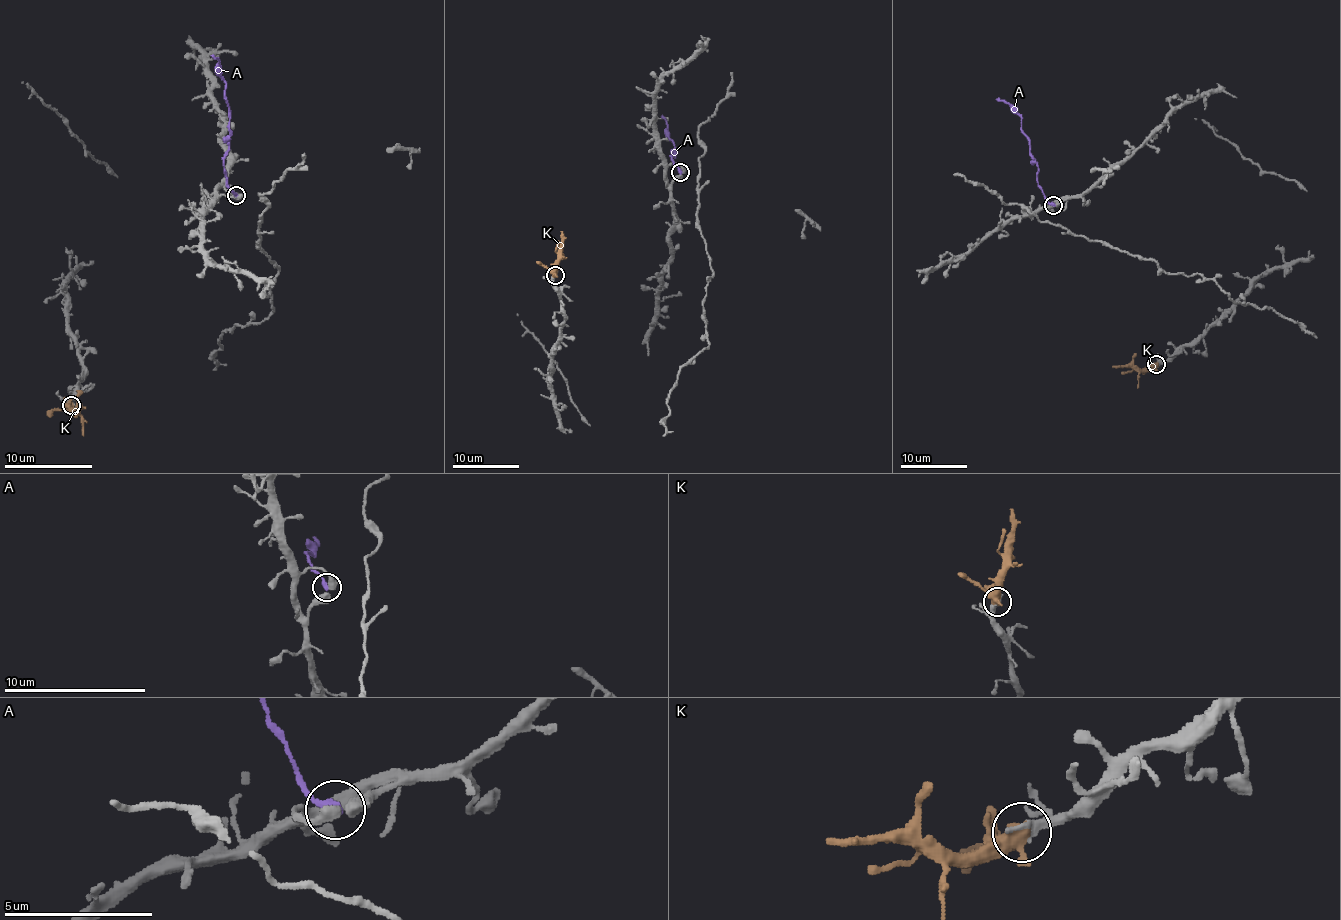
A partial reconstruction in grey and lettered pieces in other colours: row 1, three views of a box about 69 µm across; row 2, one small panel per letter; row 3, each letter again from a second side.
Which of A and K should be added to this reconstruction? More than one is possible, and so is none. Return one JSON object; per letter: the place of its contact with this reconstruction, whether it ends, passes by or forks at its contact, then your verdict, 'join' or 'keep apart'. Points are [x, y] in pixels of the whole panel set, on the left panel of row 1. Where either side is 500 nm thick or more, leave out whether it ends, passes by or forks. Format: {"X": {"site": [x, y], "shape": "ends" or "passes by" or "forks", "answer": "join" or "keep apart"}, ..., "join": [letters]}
{"A": {"site": [236, 195], "shape": "ends", "answer": "keep apart"}, "K": {"site": [71, 405], "answer": "join"}, "join": ["K"]}

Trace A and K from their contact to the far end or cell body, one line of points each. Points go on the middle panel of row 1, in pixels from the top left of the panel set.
A: (681, 171), (671, 156), (674, 156), (676, 148), (662, 115)
K: (555, 275), (562, 248), (560, 232)

